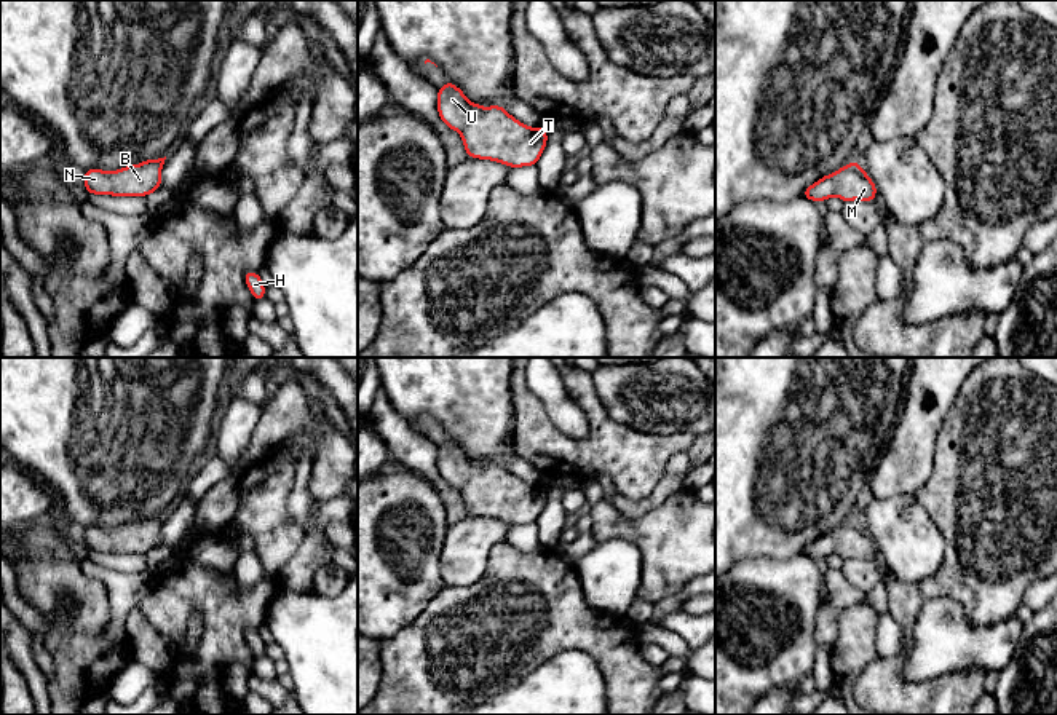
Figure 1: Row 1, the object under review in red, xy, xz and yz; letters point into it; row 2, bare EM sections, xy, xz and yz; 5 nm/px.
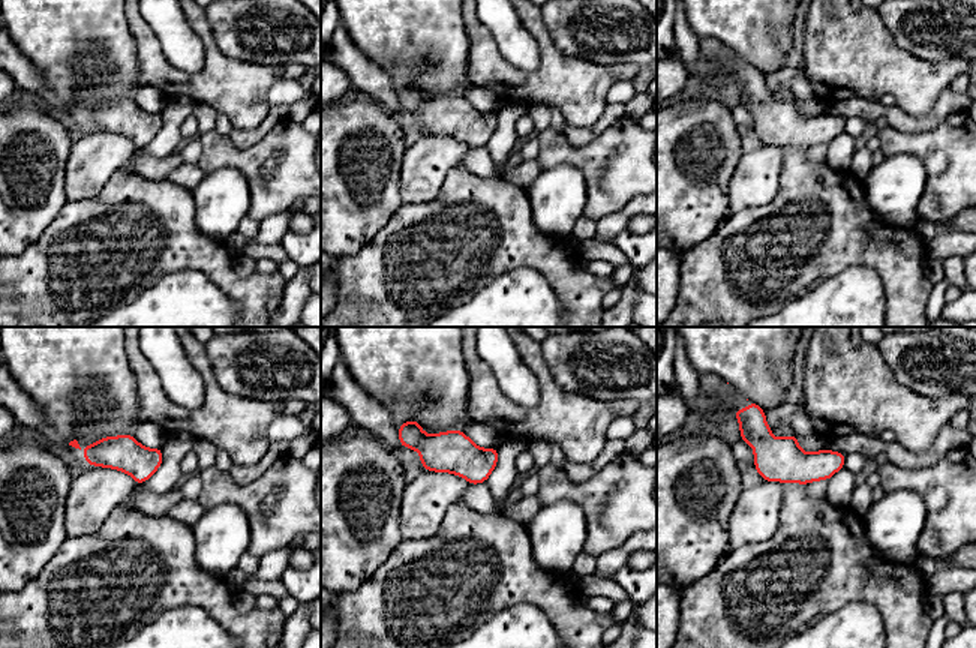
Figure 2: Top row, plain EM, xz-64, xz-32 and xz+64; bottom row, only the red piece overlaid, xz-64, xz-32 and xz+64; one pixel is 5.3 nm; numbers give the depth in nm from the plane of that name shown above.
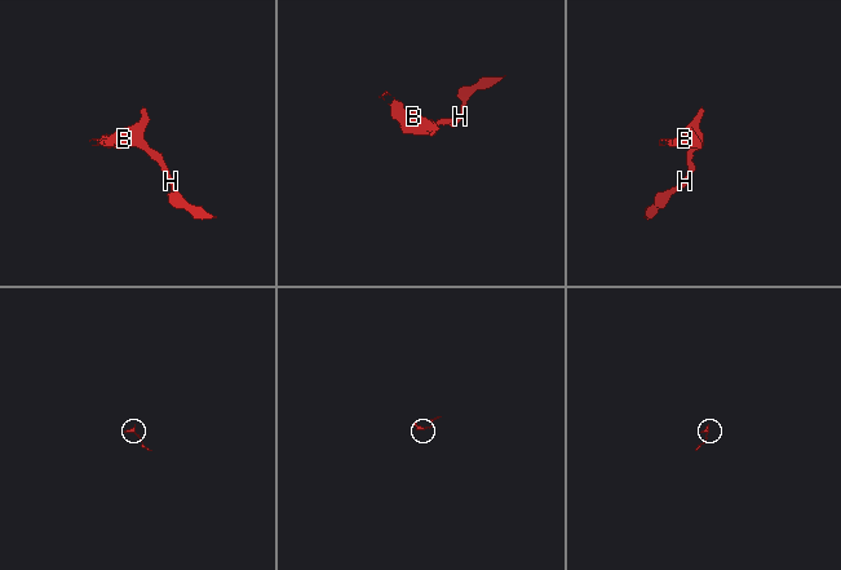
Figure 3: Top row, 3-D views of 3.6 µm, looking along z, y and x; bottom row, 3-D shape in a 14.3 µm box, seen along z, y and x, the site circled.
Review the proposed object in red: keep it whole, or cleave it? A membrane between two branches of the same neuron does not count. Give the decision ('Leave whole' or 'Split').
Leave whole

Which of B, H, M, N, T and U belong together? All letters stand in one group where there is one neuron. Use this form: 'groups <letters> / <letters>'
groups B H M N T U

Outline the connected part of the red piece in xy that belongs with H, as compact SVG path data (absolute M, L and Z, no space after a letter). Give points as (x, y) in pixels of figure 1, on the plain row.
M246 629L244 630L244 638L246 638L254 658L265 656L265 642L262 640L259 630Z

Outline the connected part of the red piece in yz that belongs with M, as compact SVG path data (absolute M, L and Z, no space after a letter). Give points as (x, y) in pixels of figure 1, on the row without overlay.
M853 519L833 531L821 535L802 551L802 554L810 559L827 559L833 552L837 552L843 560L853 557L873 560L877 544L861 522Z

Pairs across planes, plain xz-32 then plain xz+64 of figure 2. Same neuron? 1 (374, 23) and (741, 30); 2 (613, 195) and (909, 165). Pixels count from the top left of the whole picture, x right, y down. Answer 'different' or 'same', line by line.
1: same
2: different

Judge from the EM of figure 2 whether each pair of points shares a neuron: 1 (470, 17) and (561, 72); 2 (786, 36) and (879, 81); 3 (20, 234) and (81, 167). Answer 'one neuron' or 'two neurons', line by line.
1: one neuron
2: two neurons
3: two neurons

